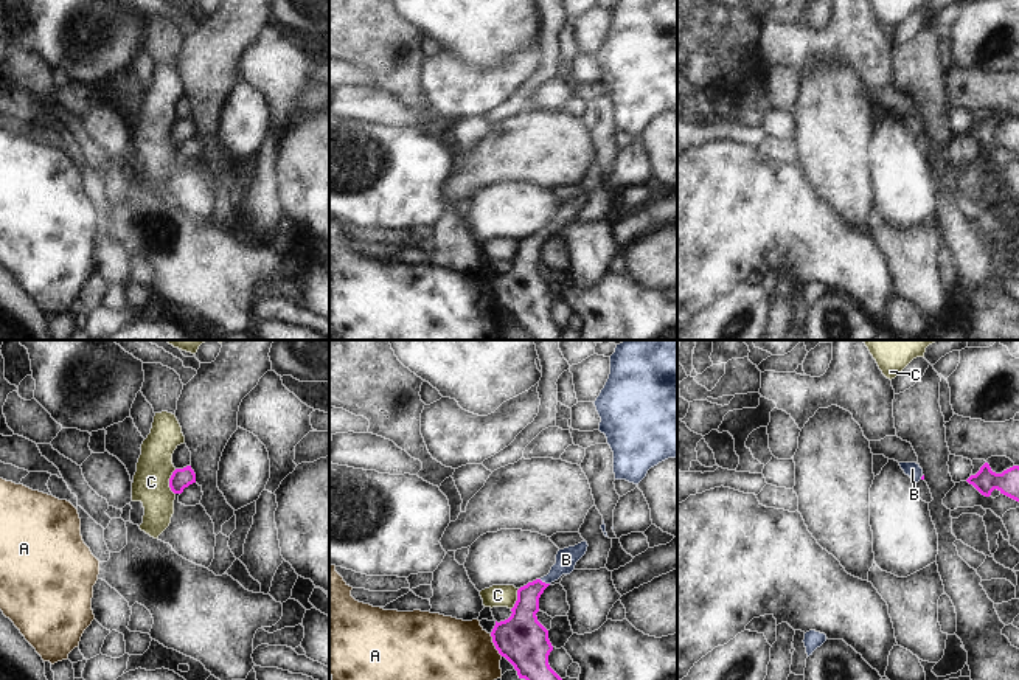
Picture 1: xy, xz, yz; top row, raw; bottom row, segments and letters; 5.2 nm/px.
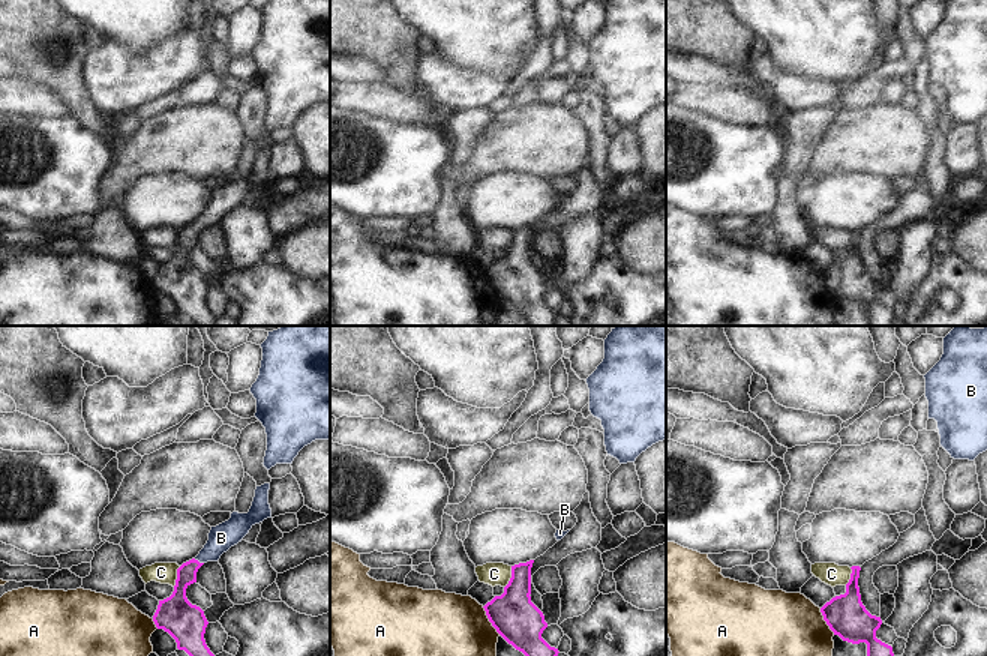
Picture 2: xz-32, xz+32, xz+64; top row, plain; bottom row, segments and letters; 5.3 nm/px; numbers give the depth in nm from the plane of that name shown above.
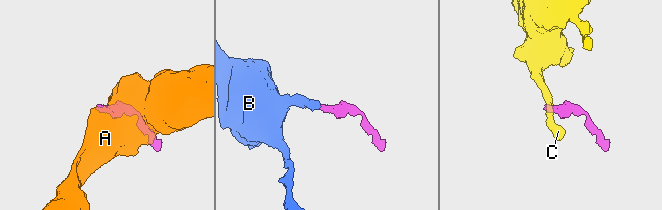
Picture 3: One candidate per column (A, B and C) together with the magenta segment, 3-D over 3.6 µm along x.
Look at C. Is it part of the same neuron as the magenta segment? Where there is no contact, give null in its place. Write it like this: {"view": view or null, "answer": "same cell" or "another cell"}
{"view": "xy", "answer": "another cell"}

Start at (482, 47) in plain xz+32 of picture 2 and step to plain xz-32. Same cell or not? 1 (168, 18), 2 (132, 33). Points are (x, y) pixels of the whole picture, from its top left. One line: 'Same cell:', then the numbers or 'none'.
Same cell: 1, 2

